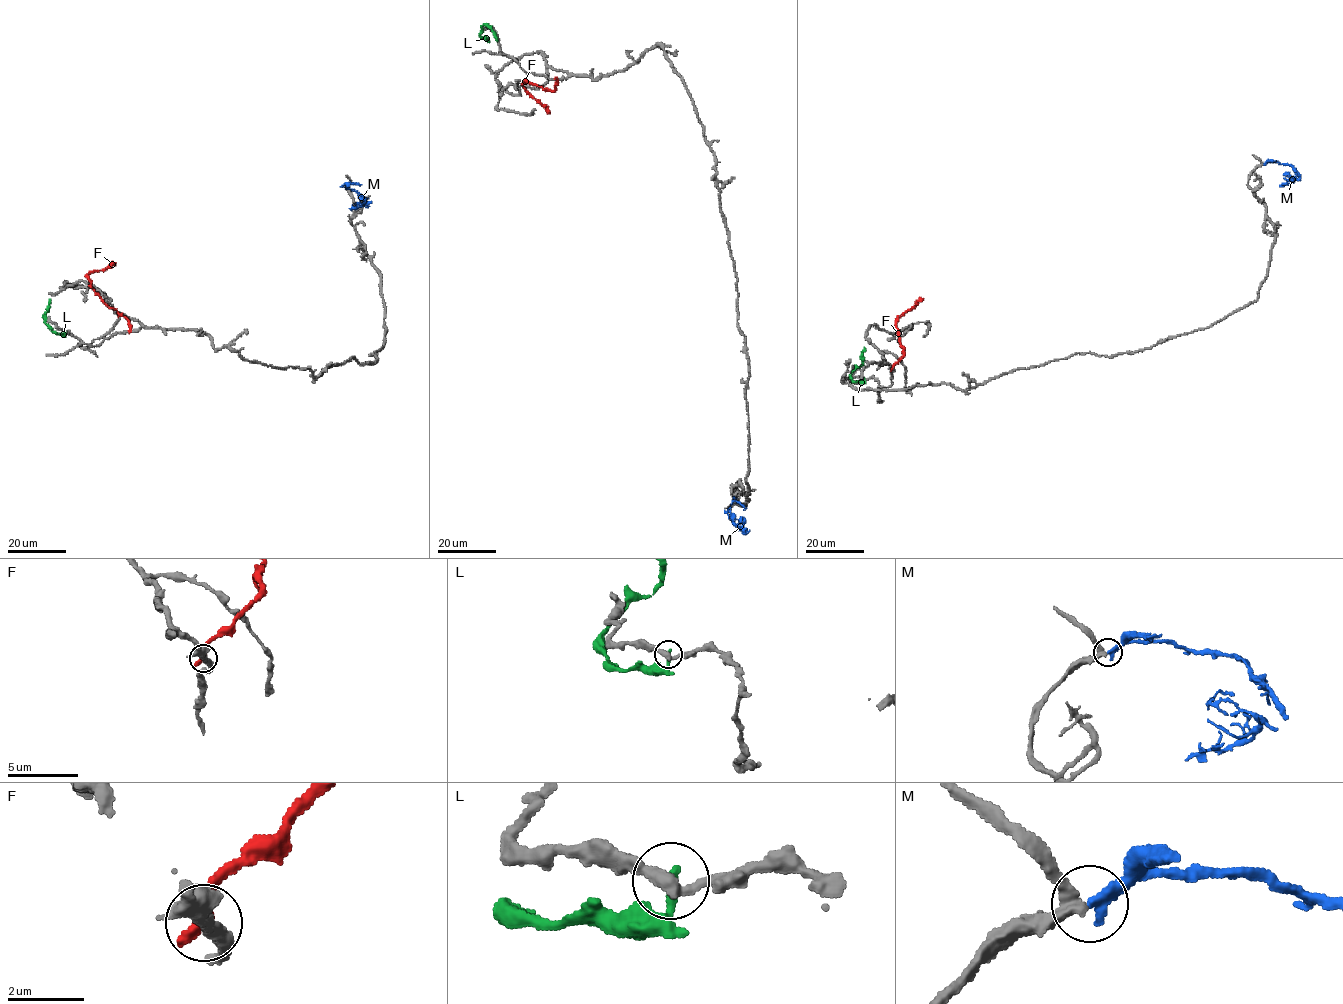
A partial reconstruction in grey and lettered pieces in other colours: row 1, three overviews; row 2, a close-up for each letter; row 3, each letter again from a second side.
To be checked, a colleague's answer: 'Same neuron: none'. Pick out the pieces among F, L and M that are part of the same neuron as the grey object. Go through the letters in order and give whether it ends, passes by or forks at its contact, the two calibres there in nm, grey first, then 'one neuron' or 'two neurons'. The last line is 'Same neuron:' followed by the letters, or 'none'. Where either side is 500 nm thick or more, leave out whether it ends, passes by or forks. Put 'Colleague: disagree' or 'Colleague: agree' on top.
Colleague: disagree
F: it ends; calibres 320 and 400 nm; two neurons
L: it ends; calibres 360 and 320 nm; two neurons
M: it ends; calibres 340 and 380 nm; one neuron
Same neuron: M

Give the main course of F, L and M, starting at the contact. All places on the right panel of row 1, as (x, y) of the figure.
F: (892, 368), (904, 356), (895, 323), (923, 298)
L: (864, 378), (863, 381), (855, 382), (851, 373), (861, 364), (864, 346)
M: (1263, 164), (1285, 163), (1296, 170), (1300, 178), (1279, 186)

